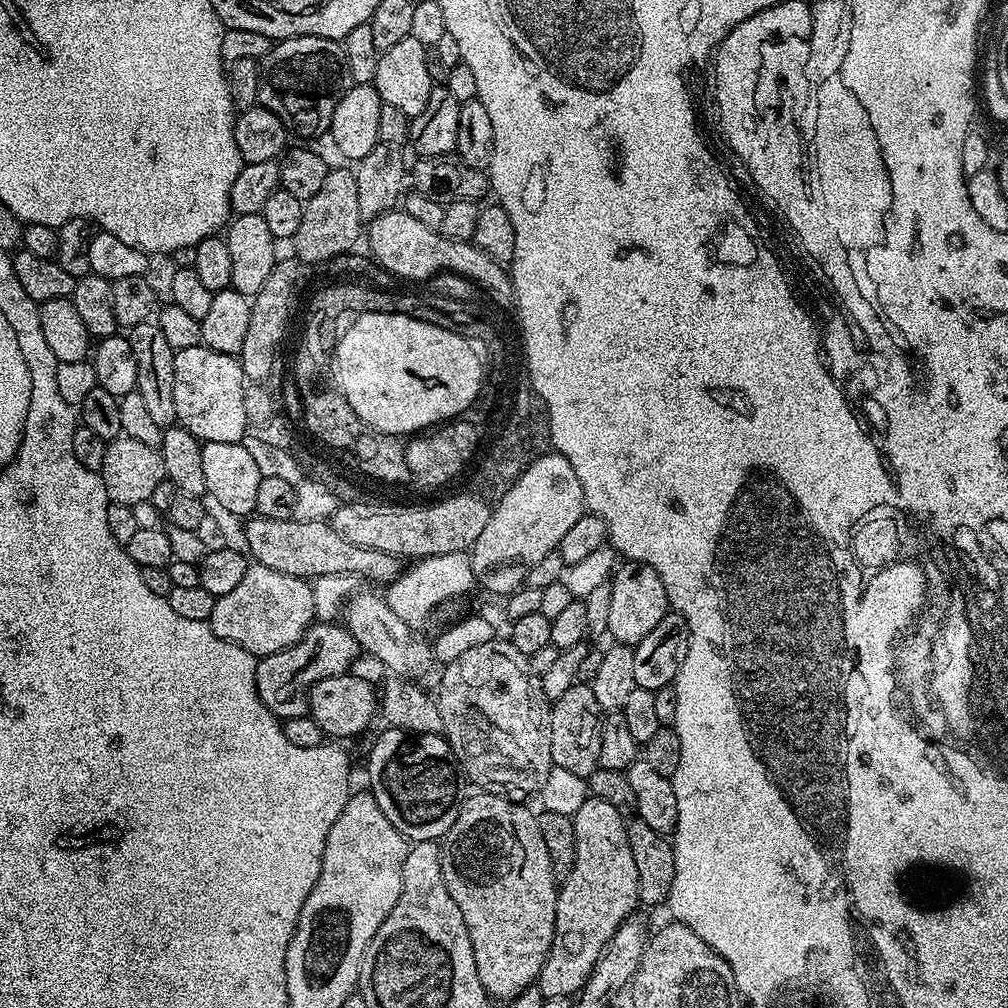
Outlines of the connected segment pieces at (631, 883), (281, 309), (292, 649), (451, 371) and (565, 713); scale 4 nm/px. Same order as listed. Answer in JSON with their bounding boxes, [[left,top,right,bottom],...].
[[538,798,638,1000],[239,258,301,382],[256,623,361,721],[334,312,478,438],[548,682,602,777]]

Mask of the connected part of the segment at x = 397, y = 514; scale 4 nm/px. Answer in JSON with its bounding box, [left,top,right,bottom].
[330,494,492,562]

